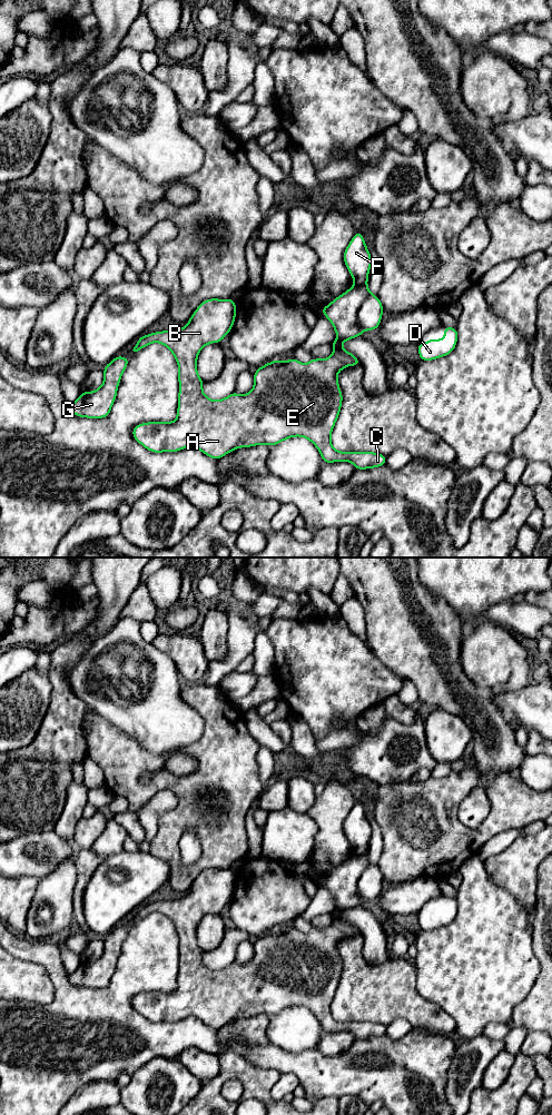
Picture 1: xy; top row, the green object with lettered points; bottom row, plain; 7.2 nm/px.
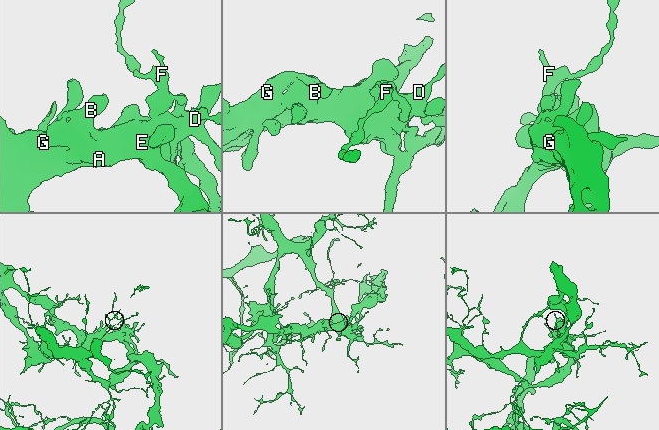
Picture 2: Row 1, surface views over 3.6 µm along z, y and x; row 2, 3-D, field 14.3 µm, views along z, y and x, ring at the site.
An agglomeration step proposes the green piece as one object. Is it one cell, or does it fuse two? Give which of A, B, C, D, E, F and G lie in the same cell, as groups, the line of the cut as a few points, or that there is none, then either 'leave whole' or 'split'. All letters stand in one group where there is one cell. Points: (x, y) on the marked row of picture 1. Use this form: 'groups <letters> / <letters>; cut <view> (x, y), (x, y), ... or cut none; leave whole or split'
groups A B C E G / D F; cut xy (370, 293), (357, 315), (357, 325), (362, 331); split

